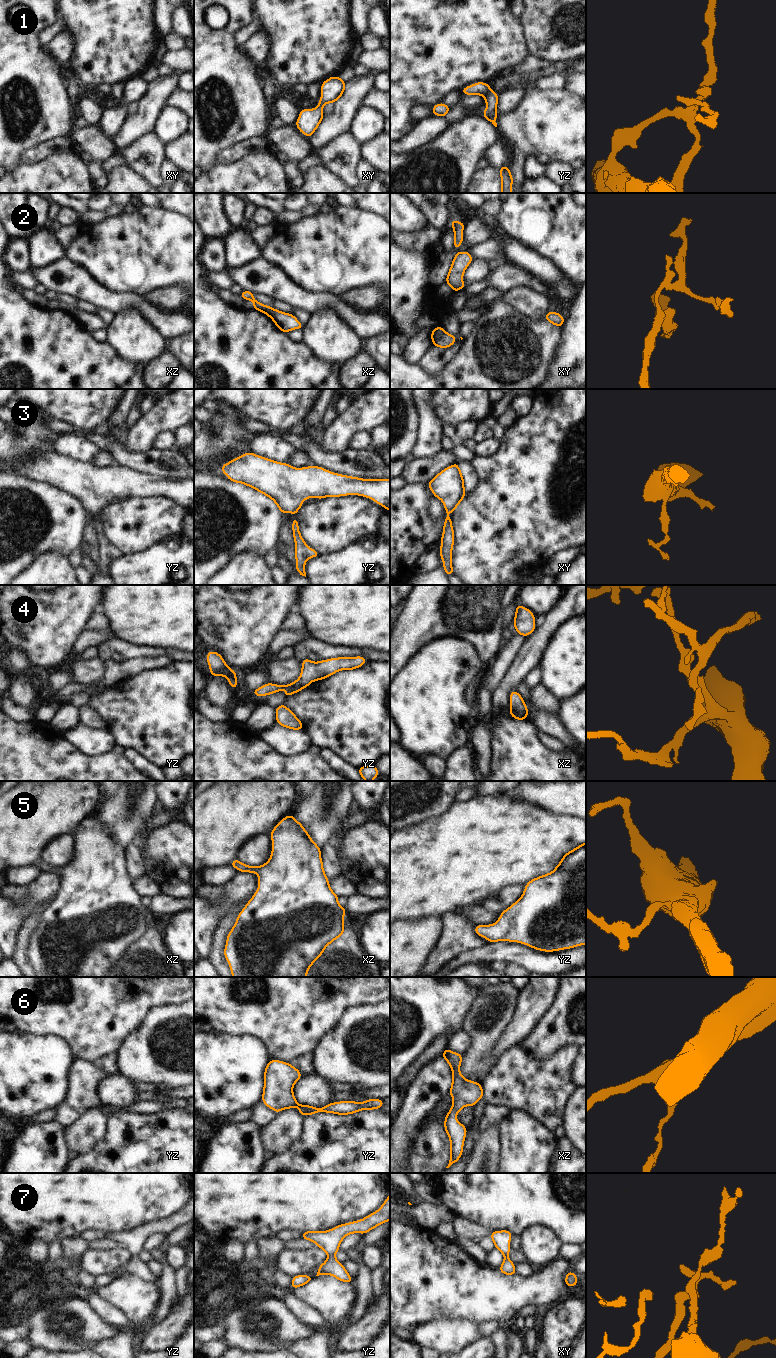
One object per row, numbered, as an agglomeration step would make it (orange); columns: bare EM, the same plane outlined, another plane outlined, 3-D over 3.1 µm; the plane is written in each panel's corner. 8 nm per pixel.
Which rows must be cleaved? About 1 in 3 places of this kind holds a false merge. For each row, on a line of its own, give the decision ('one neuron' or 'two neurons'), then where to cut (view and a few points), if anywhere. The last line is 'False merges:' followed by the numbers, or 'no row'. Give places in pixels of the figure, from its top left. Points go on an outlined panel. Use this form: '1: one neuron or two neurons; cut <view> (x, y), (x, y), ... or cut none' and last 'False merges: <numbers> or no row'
1: one neuron; cut none
2: one neuron; cut none
3: one neuron; cut none
4: one neuron; cut none
5: one neuron; cut none
6: one neuron; cut none
7: one neuron; cut none
False merges: no row

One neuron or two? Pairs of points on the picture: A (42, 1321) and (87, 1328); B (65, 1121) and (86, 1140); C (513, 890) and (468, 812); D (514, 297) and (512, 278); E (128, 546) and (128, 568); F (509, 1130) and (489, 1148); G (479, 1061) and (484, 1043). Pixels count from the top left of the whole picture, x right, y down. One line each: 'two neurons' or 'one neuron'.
A: one neuron
B: two neurons
C: two neurons
D: two neurons
E: two neurons
F: two neurons
G: one neuron

